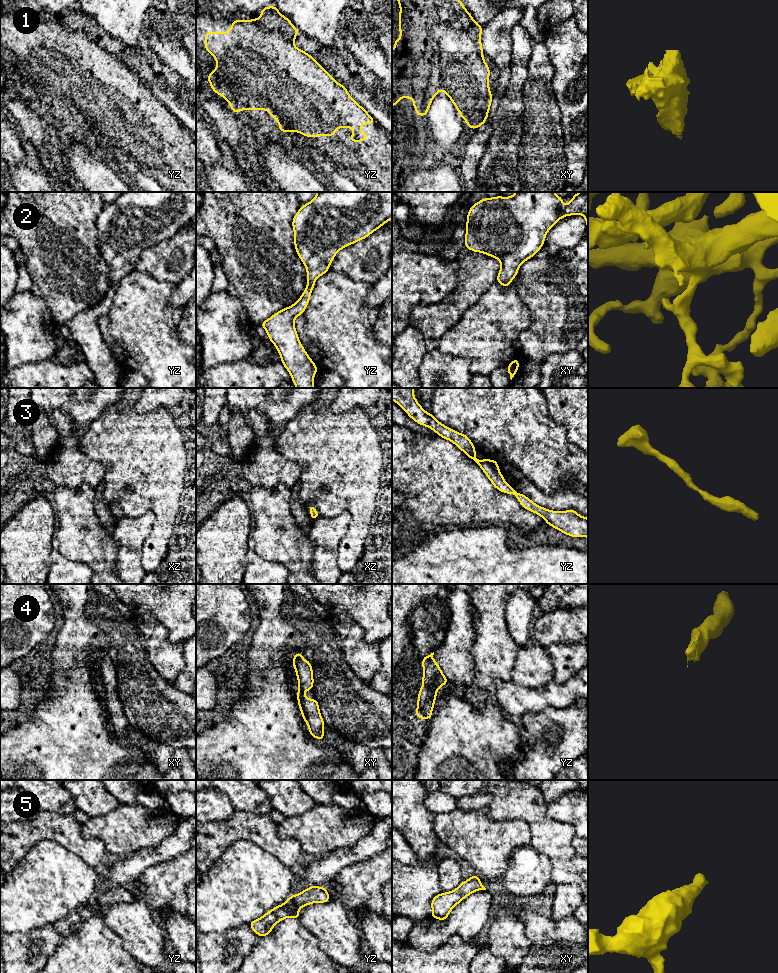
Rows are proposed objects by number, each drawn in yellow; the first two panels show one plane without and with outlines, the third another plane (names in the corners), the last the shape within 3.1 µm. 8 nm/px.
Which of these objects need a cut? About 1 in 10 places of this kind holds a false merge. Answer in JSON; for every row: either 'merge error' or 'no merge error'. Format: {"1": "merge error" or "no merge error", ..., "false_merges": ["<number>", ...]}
{"1": "no merge error", "2": "no merge error", "3": "no merge error", "4": "no merge error", "5": "no merge error", "false_merges": []}

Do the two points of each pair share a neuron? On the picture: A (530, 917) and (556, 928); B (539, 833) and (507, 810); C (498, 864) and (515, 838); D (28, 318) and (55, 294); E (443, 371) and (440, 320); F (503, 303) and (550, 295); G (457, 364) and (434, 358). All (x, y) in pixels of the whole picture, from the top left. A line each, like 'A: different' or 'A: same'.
A: same
B: same
C: same
D: different
E: different
F: different
G: same

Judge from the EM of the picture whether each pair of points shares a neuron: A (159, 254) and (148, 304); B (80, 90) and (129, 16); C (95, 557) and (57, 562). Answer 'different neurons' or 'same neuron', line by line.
A: different neurons
B: different neurons
C: different neurons

